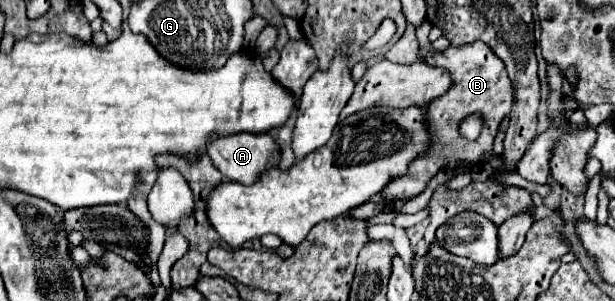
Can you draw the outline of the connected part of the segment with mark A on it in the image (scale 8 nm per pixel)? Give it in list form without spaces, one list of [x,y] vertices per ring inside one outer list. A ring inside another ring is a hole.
[[[235,133],[229,137],[217,137],[211,139],[207,145],[207,155],[211,157],[213,165],[217,165],[217,169],[221,171],[221,175],[229,181],[237,181],[243,185],[251,185],[265,169],[279,163],[281,153],[277,153],[277,143],[275,137],[265,133],[265,135],[253,135],[253,133]]]

